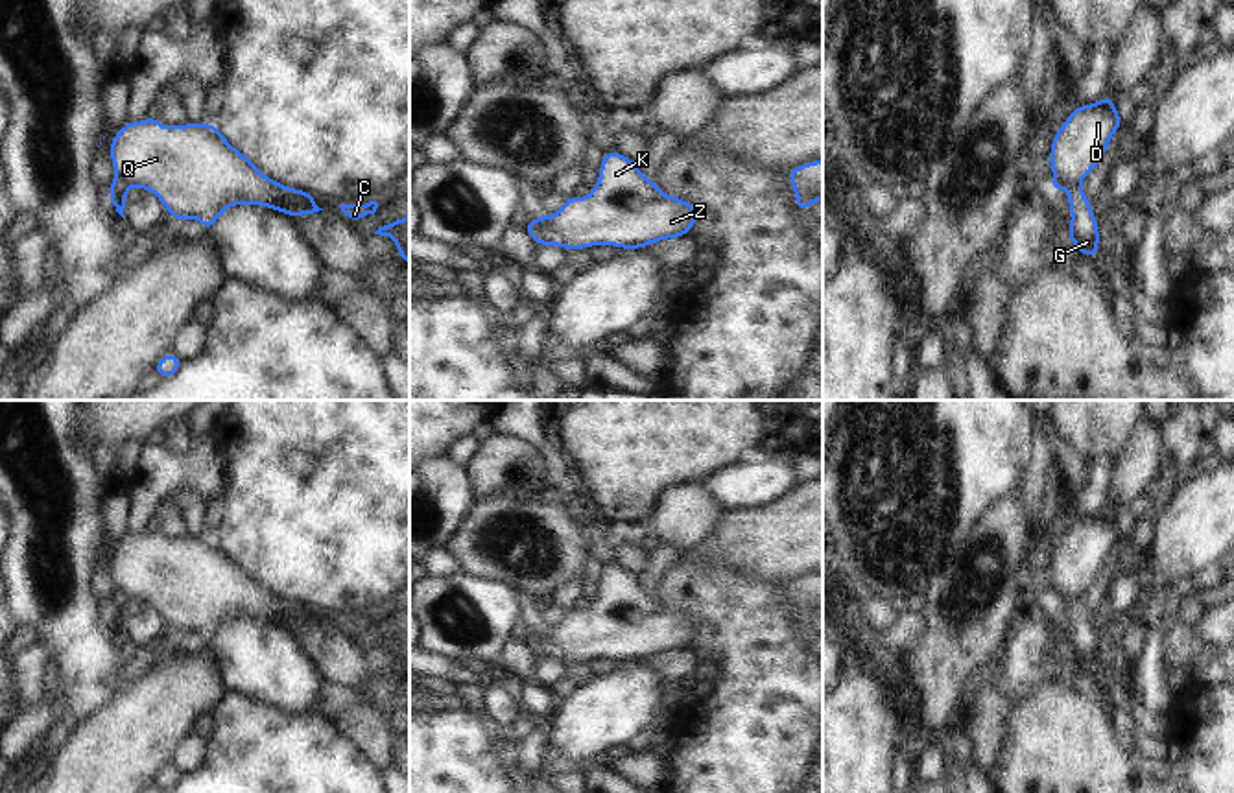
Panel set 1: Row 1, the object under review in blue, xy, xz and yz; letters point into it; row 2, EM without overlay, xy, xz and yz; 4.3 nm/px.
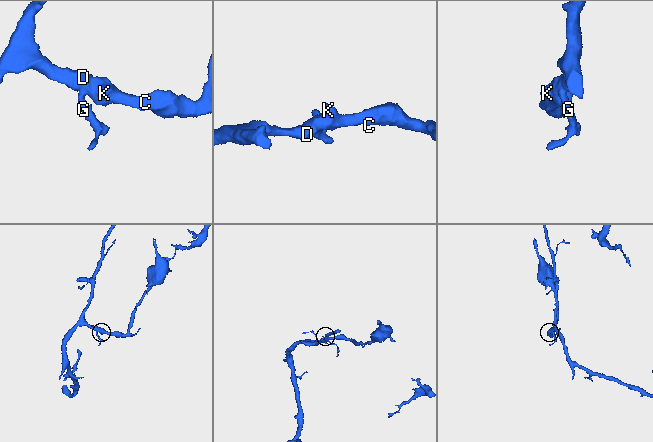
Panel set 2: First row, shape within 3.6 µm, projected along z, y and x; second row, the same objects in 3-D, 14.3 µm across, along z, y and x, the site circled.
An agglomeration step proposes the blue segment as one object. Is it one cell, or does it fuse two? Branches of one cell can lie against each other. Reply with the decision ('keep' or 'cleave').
cleave

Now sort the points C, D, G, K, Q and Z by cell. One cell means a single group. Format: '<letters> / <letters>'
C D K Q Z / G

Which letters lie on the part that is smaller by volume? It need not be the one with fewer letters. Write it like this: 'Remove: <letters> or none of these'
Remove: G

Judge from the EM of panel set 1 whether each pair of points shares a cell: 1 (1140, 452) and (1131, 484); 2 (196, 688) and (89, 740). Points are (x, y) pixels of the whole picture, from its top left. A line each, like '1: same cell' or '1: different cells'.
1: same cell
2: same cell

